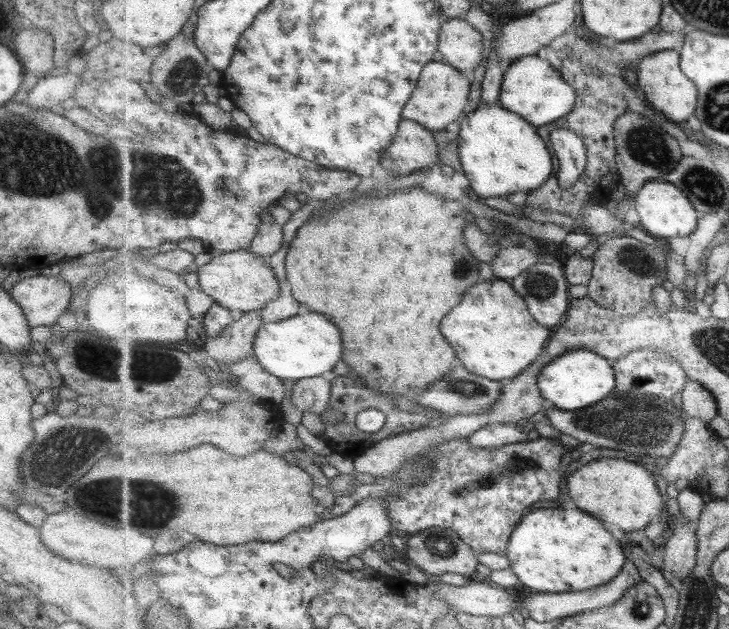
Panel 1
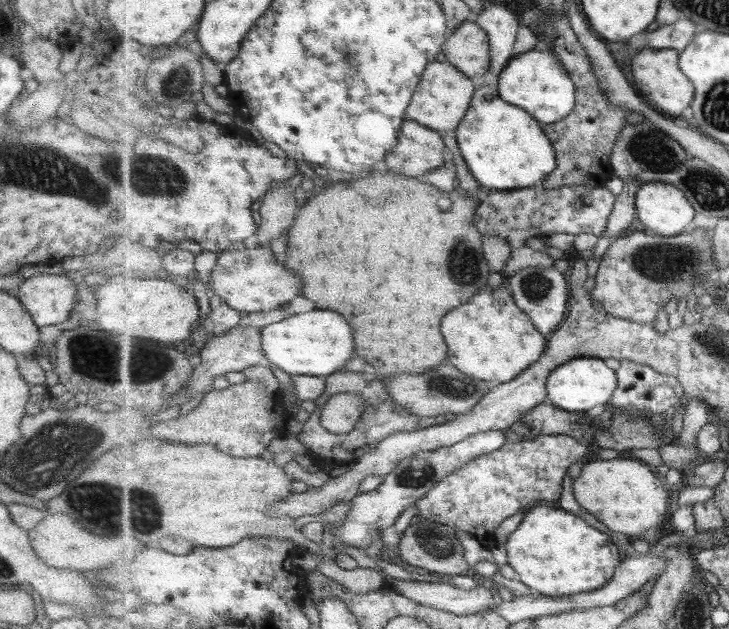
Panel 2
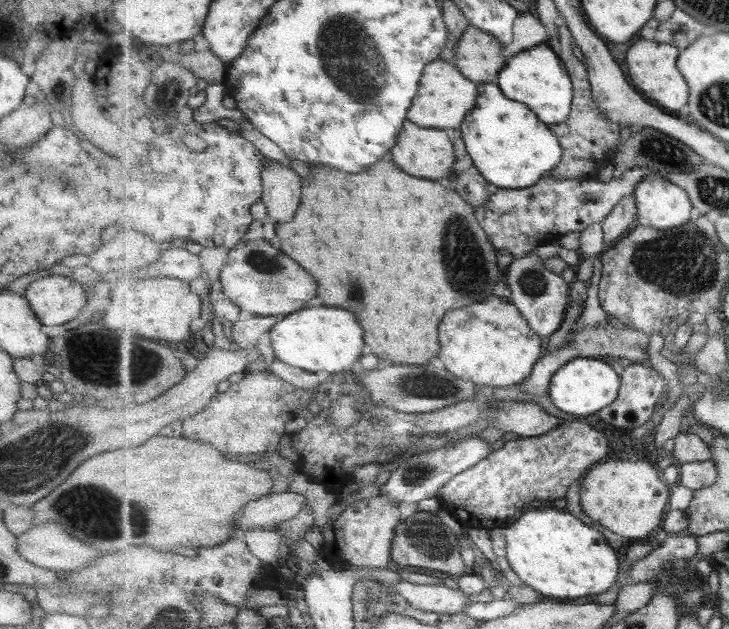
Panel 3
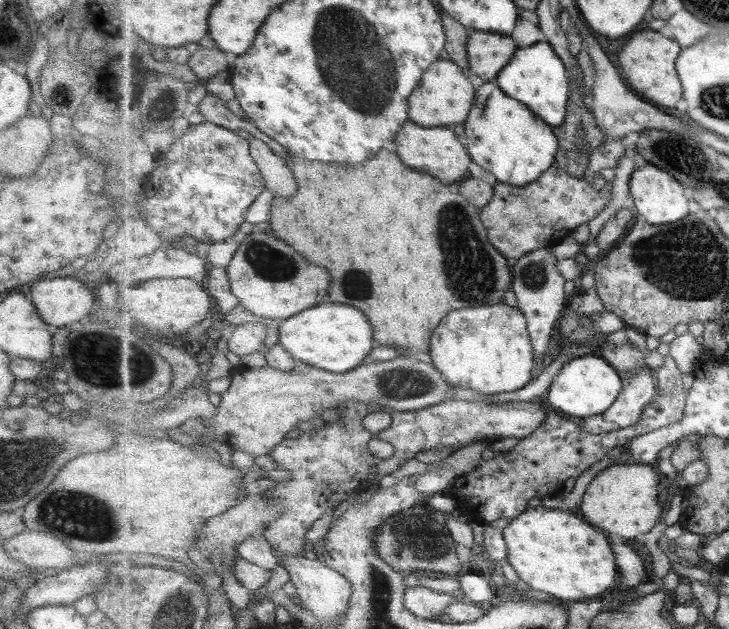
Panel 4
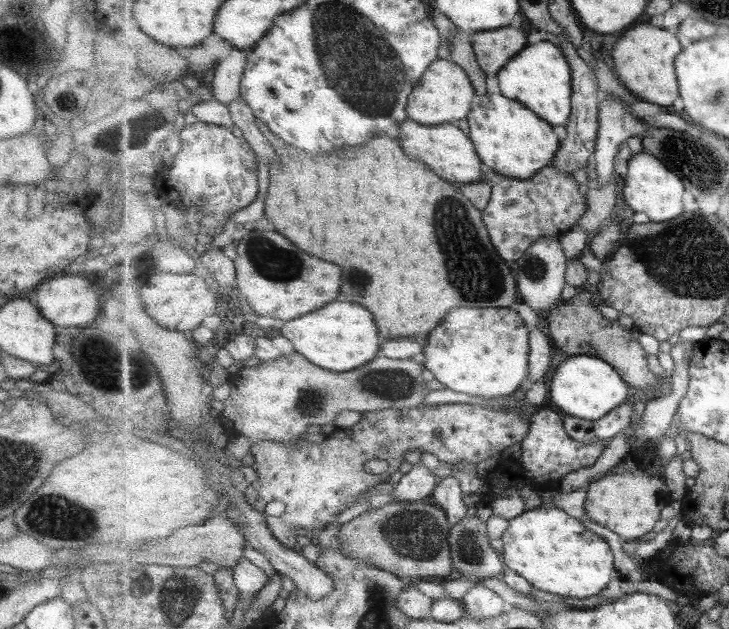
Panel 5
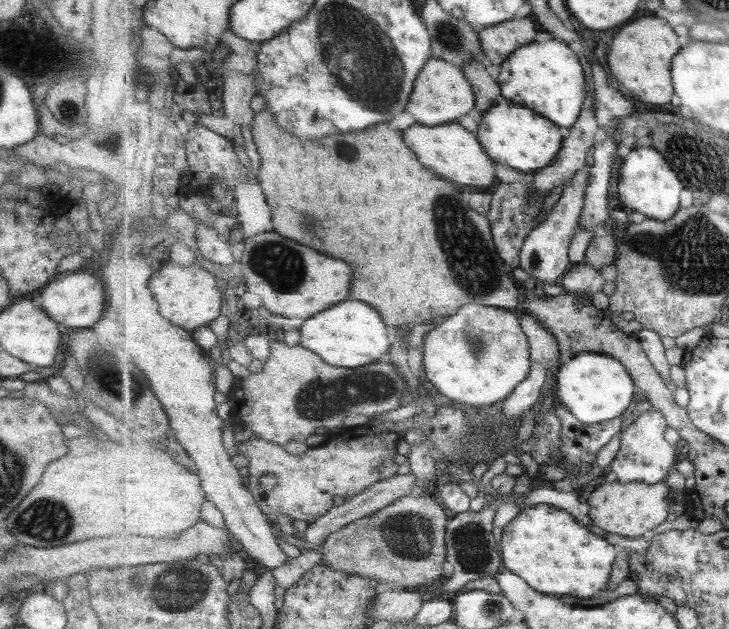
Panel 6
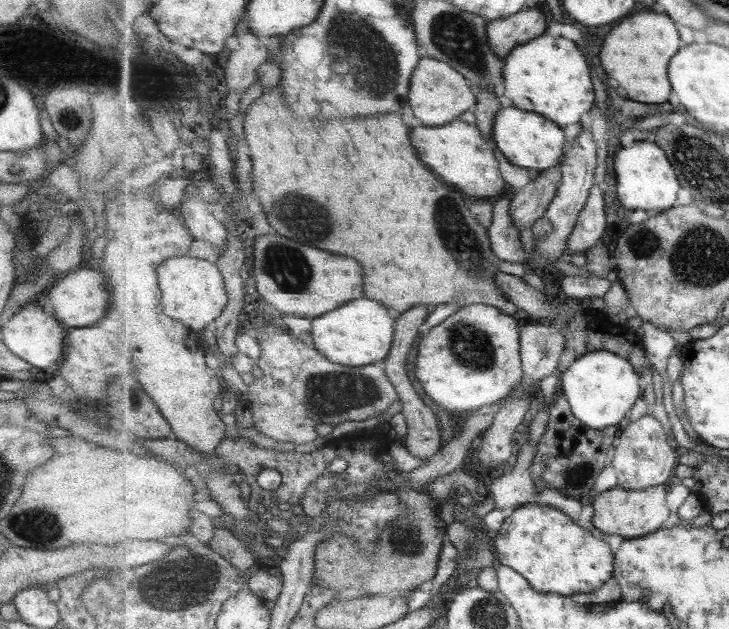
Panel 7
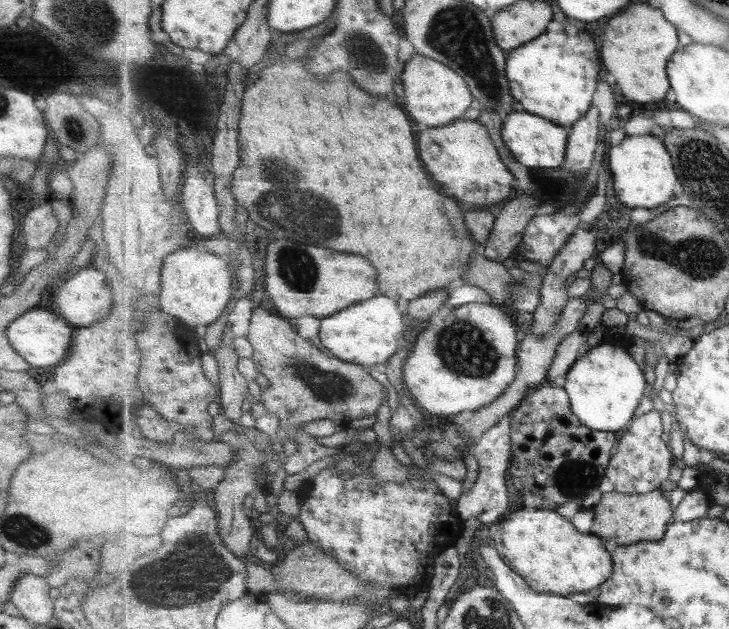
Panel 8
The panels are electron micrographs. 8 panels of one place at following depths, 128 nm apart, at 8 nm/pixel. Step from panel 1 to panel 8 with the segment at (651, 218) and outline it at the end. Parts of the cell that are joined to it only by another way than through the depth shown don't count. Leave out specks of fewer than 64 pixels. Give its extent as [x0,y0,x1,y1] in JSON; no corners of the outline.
[608,134,679,208]

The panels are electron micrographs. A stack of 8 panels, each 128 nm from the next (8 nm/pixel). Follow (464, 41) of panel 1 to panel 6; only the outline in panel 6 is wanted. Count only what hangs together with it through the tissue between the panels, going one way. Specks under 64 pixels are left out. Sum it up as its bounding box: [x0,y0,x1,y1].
[479,15,538,66]

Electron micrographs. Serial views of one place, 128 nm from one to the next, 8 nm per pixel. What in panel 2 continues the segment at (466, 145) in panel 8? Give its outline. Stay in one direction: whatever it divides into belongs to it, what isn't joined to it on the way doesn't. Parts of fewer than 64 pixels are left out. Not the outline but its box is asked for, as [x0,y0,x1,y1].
[385,121,445,178]

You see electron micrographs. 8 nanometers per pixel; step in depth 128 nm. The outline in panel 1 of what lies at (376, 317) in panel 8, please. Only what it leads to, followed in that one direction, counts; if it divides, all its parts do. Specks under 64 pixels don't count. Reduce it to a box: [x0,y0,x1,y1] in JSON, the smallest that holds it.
[255,312,343,380]

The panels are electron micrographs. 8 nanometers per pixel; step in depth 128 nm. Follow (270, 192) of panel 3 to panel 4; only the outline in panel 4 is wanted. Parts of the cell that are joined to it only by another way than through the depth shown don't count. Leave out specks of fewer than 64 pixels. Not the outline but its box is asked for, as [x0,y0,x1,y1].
[249,135,299,198]

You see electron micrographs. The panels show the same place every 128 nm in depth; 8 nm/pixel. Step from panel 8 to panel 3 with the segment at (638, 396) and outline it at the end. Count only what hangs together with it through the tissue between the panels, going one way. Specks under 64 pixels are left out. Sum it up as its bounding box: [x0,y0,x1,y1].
[547,357,621,418]

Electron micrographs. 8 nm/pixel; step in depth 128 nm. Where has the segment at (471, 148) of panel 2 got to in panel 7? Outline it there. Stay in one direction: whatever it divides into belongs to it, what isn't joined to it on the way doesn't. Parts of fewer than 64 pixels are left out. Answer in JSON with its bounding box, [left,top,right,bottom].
[495,108,569,171]

